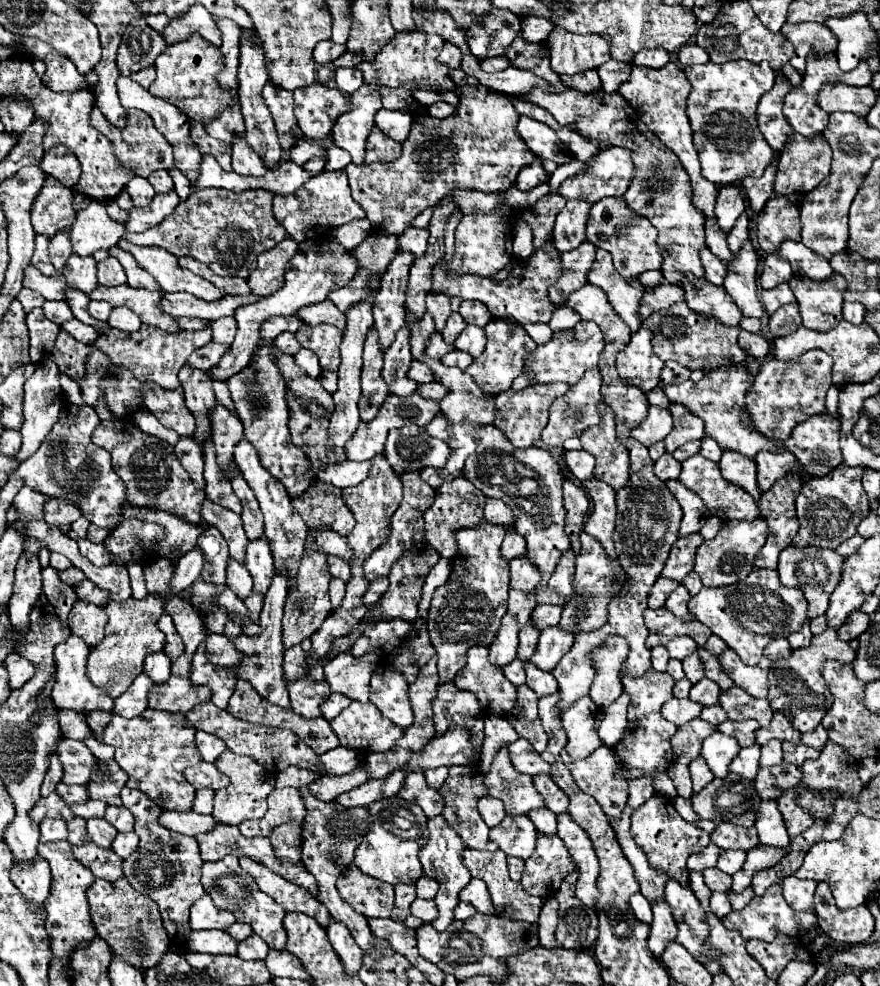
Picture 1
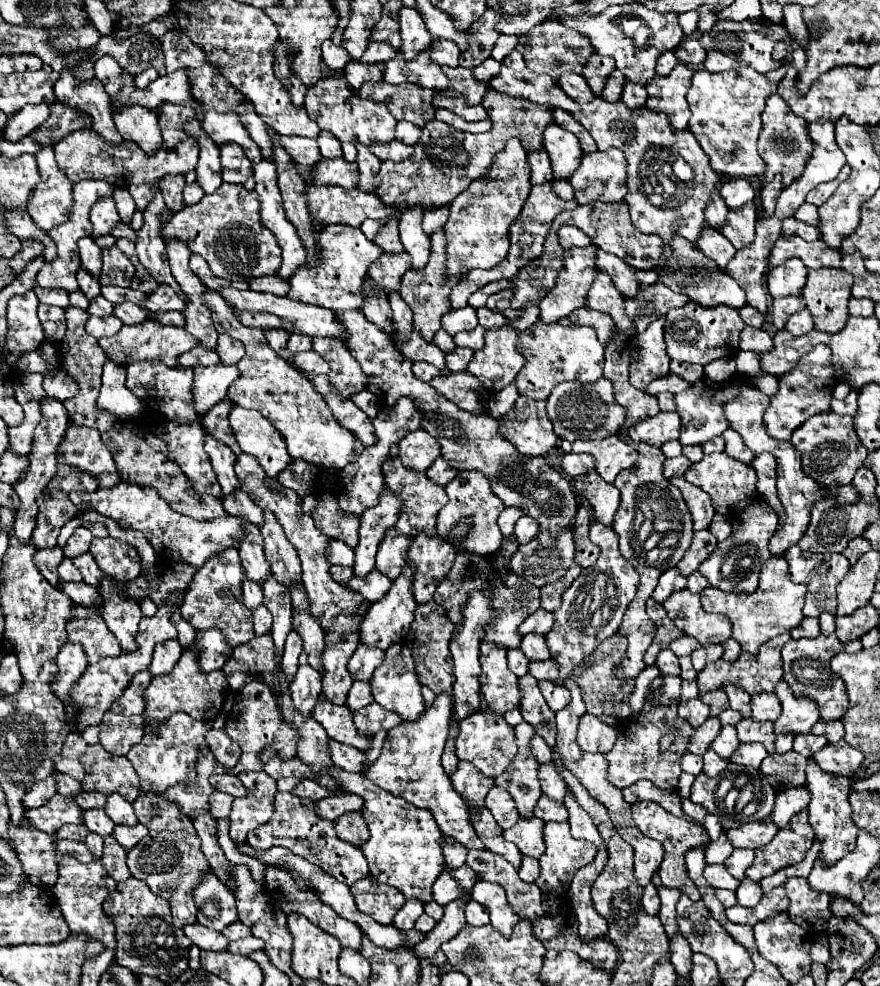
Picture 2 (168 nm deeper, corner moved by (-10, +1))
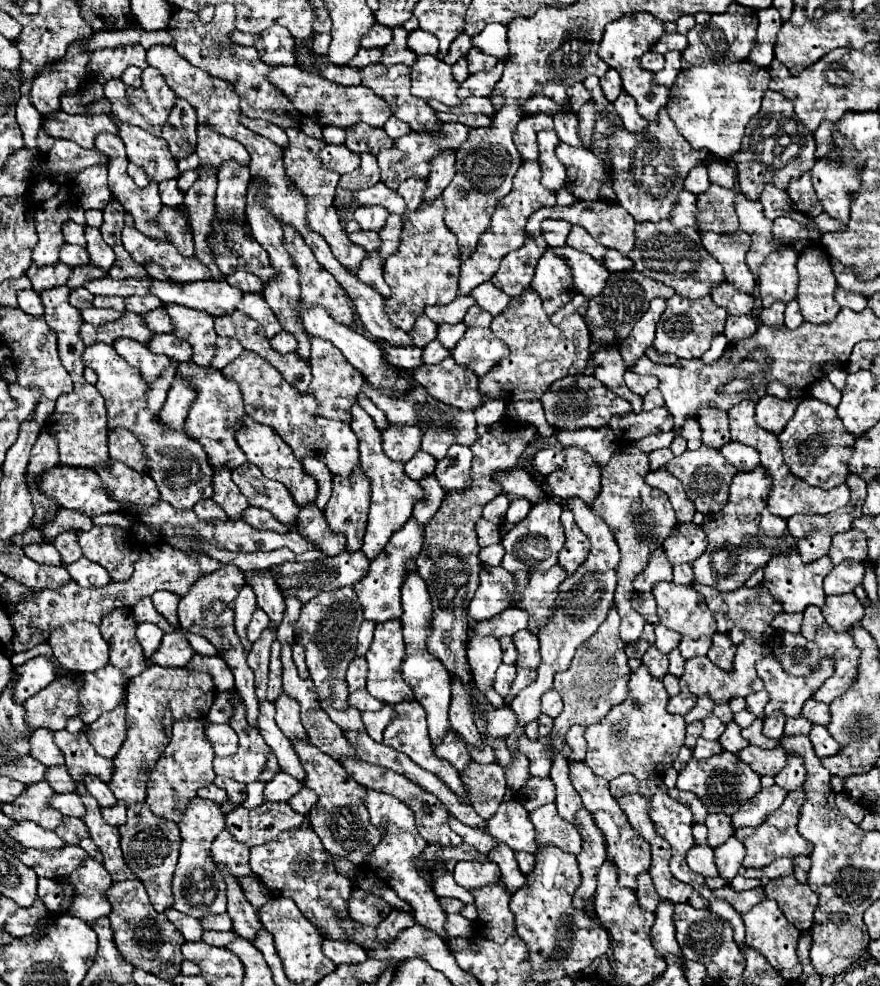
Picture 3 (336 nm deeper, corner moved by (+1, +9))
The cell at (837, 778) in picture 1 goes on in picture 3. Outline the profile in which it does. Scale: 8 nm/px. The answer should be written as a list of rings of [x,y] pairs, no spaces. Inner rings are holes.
[[[813,726],[811,734],[809,734],[809,740],[813,744],[813,750],[815,754],[823,760],[823,758],[829,758],[829,756],[835,756],[837,750],[839,750],[839,744],[833,740],[833,736],[827,732],[825,726]]]

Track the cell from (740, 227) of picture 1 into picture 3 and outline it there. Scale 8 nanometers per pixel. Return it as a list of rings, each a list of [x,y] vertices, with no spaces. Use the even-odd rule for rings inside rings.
[[[711,184],[705,196],[697,198],[697,222],[701,230],[717,234],[733,234],[739,230],[739,220],[735,212],[735,190],[727,190]]]

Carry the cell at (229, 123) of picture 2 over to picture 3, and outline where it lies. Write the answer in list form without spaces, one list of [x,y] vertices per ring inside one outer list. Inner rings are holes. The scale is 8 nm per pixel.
[[[209,124],[197,126],[197,138],[199,138],[197,156],[201,164],[213,164],[213,168],[217,168],[217,164],[221,164],[221,160],[227,160],[227,158],[235,158],[241,164],[249,164],[247,148],[233,138],[221,136]]]

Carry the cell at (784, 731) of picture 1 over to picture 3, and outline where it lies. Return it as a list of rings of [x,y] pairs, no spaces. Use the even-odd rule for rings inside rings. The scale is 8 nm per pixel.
[[[765,656],[765,660],[759,660],[757,664],[757,674],[765,682],[765,690],[769,692],[765,716],[771,716],[779,710],[789,718],[797,718],[801,716],[803,704],[813,696],[817,686],[833,674],[833,660],[823,660],[813,674],[795,678],[783,672],[775,656]]]

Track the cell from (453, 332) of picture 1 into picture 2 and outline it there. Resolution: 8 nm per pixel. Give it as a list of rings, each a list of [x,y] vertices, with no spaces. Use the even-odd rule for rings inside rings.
[[[472,306],[460,308],[460,310],[450,310],[448,314],[442,316],[442,328],[452,336],[456,332],[472,330],[476,326],[478,326],[478,318],[476,318],[476,310]]]

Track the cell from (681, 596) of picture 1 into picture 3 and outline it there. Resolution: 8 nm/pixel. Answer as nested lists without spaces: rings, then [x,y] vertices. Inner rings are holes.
[[[661,582],[653,588],[661,624],[693,640],[715,634],[715,616],[691,586]]]

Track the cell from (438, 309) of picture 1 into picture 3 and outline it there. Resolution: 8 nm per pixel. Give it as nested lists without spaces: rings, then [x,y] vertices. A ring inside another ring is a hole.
[[[523,162],[514,176],[512,190],[505,196],[505,200],[501,200],[497,212],[493,212],[489,232],[485,232],[485,236],[481,236],[481,244],[477,246],[477,252],[473,252],[473,256],[461,264],[457,296],[467,296],[475,286],[479,286],[485,280],[491,280],[491,276],[497,272],[499,262],[505,258],[505,254],[519,250],[525,244],[527,218],[543,206],[554,205],[556,205],[555,192],[550,192],[541,184],[539,164],[537,162]]]

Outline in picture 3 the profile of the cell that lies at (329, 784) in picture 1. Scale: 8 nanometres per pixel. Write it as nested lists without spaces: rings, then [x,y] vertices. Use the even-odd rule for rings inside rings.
[[[279,772],[271,782],[267,782],[265,800],[269,800],[269,802],[287,802],[301,788],[303,788],[301,780],[295,780],[287,772]]]

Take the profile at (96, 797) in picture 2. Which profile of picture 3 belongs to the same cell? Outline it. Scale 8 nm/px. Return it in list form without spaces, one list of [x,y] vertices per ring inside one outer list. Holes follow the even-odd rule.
[[[53,766],[49,768],[49,776],[45,778],[55,792],[77,792],[77,782],[71,778],[65,766]]]

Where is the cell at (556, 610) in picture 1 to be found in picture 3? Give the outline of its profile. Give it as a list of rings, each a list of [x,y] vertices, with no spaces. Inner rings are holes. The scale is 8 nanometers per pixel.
[[[509,608],[509,612],[501,612],[501,616],[495,616],[493,620],[485,620],[485,624],[473,624],[473,630],[477,634],[489,634],[495,638],[501,636],[513,636],[517,630],[527,628],[529,614],[521,608]]]

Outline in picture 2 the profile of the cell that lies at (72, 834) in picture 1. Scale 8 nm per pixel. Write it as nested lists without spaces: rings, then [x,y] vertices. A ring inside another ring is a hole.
[[[94,832],[88,834],[88,838],[86,838],[86,846],[88,846],[88,850],[90,850],[96,858],[102,856],[102,846],[104,846],[104,842],[102,842],[102,838],[96,836]]]

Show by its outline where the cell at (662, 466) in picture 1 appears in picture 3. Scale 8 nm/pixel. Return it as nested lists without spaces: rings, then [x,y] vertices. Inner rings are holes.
[[[661,448],[661,450],[655,450],[649,454],[649,462],[651,462],[651,470],[659,470],[663,468],[669,460],[673,460],[675,454],[669,452],[669,448]]]

